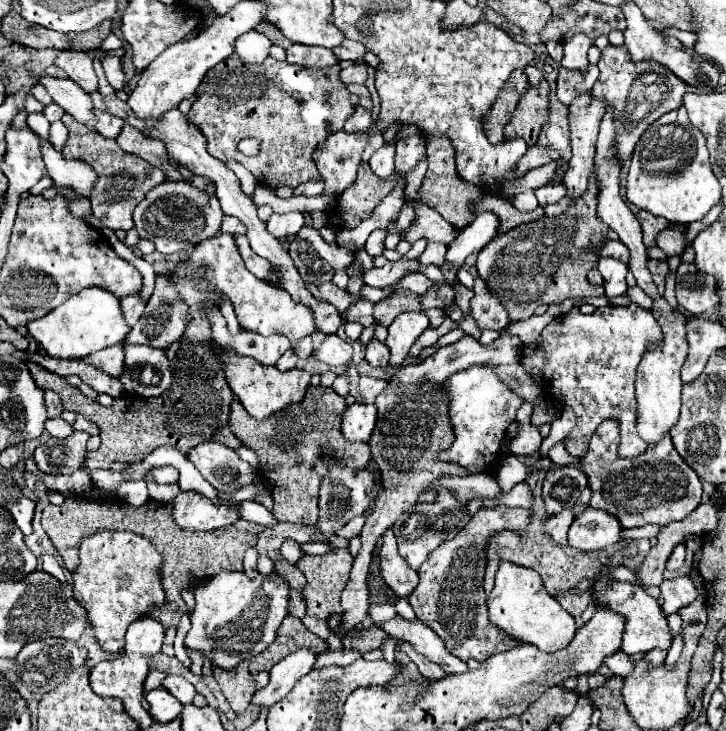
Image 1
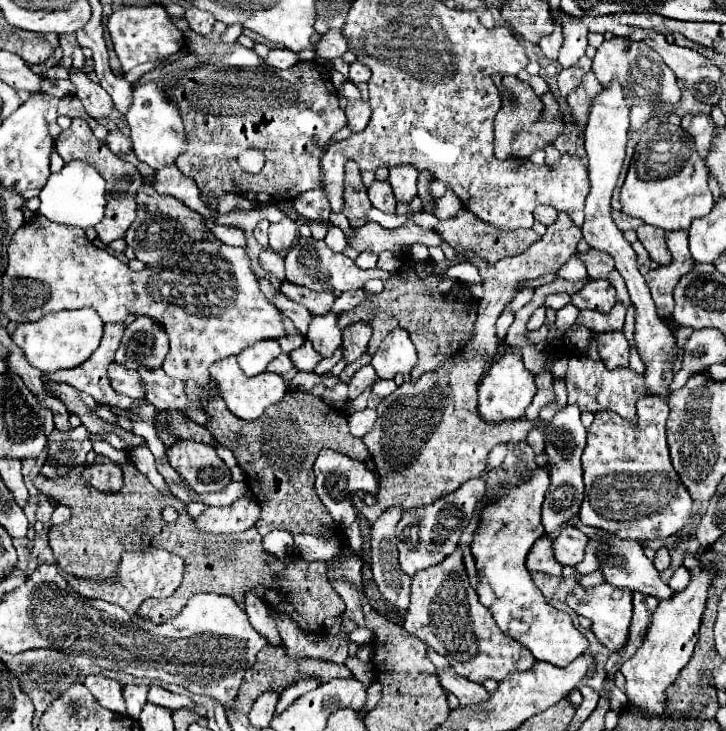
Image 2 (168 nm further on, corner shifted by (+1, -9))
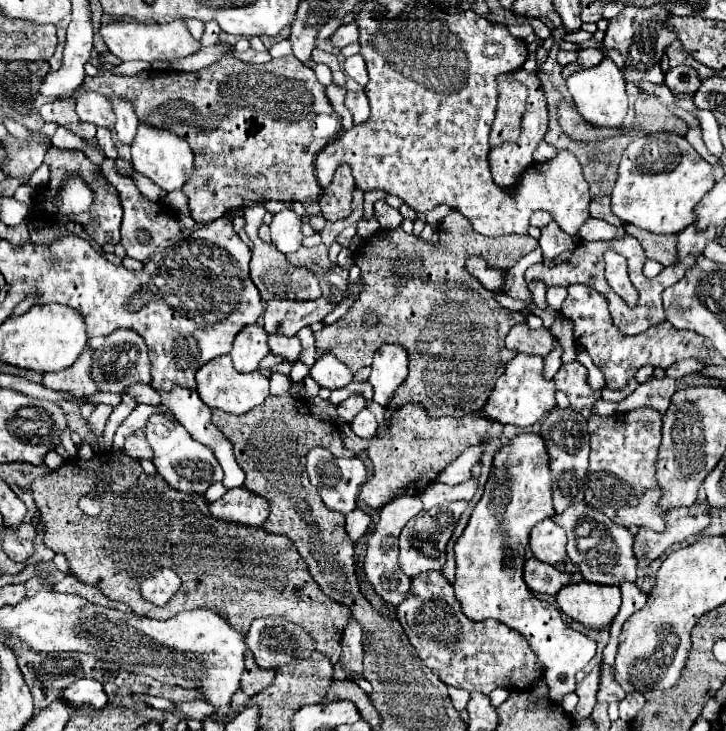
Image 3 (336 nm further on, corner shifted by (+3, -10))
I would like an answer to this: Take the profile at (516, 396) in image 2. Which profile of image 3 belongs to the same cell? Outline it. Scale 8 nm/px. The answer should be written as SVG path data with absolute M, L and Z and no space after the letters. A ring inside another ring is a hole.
M515 355L507 367L505 373L497 379L493 393L489 395L485 403L485 415L491 421L499 421L503 425L511 423L517 427L531 427L535 425L545 413L549 413L555 407L555 385L553 381L545 381L541 377L543 371L543 357L533 355Z

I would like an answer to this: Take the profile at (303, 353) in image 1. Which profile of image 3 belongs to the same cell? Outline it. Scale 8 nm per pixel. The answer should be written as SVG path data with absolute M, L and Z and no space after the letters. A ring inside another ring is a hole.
M319 297L315 301L273 299L267 303L265 311L265 331L293 337L301 327L323 321L327 317L325 313L331 313L335 307L337 303L327 297Z

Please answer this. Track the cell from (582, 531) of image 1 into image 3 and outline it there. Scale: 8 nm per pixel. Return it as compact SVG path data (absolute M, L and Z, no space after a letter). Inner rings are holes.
M545 519L533 527L529 545L533 555L549 565L559 563L567 555L567 535L551 519Z

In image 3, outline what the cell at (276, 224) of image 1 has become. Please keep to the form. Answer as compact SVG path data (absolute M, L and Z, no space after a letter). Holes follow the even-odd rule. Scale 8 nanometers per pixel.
M283 209L275 213L269 227L271 227L271 243L281 253L289 255L301 247L301 241L303 241L301 219L291 209Z

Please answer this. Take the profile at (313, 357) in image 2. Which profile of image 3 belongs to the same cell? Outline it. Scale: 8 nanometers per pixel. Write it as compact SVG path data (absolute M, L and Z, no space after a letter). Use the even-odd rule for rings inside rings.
M269 335L269 347L275 355L281 355L289 363L297 363L303 351L297 337L283 337L283 335Z

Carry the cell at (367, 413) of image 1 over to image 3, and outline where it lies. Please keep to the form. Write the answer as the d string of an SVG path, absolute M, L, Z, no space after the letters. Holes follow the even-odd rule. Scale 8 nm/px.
M363 409L355 415L353 423L351 423L351 429L355 435L359 437L375 437L377 433L377 421L375 421L375 415L369 411L369 409Z

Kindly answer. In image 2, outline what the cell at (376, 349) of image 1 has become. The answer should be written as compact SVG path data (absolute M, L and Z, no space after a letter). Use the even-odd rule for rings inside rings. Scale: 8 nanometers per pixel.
M369 364L369 366L363 366L359 372L355 372L355 376L351 378L351 382L349 382L349 394L347 394L347 402L351 402L351 400L355 400L361 392L365 392L365 390L369 390L371 386L373 386L373 382L377 380L377 374L375 374L375 370L373 370L373 366Z

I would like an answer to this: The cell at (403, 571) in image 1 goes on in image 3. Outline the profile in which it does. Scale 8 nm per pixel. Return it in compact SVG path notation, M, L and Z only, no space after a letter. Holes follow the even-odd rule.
M415 495L415 497L399 497L399 499L393 499L391 503L387 503L381 511L379 511L379 523L375 527L375 531L371 533L369 537L369 543L367 543L367 555L365 555L365 573L367 573L367 579L369 583L373 585L375 593L385 599L387 603L391 605L399 605L407 593L409 593L409 587L411 587L411 579L403 575L403 571L399 569L397 565L397 553L399 553L399 533L401 529L405 527L405 523L409 519L413 519L415 515L419 515L423 511L423 503L421 499Z

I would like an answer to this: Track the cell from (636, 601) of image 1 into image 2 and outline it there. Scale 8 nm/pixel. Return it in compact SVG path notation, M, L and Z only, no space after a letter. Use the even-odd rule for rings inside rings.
M599 584L593 588L577 586L567 598L565 604L573 608L577 614L591 620L591 632L597 636L601 644L605 644L611 652L623 648L623 642L627 642L627 624L631 622L631 590L627 588L615 588L611 584Z

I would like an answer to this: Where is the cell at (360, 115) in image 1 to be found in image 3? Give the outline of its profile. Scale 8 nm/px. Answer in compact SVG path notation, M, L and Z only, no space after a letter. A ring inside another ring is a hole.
M347 91L345 105L351 111L355 125L367 121L367 117L369 117L369 101L367 101L367 95L363 91L357 91L357 93L355 91Z

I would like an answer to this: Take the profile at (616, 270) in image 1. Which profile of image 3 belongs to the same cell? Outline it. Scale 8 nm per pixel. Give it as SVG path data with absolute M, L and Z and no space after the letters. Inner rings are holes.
M571 285L567 291L569 291L569 295L561 307L561 313L575 323L577 345L581 345L589 351L593 363L603 371L605 383L609 389L623 389L627 385L627 381L643 365L667 369L675 361L687 359L687 357L695 357L697 361L709 363L709 355L705 351L703 337L697 335L695 331L673 329L671 323L663 321L659 325L649 327L649 331L645 331L643 335L627 337L613 327L613 321L609 315L609 303L599 291L593 291L593 287L585 287L585 285Z

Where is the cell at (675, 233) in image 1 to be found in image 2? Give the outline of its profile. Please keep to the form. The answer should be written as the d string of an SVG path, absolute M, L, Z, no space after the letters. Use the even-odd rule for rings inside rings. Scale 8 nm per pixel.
M643 224L635 232L637 232L639 242L647 248L651 260L655 260L657 264L669 264L671 262L671 252L665 244L665 232L663 230L649 226L649 224Z

